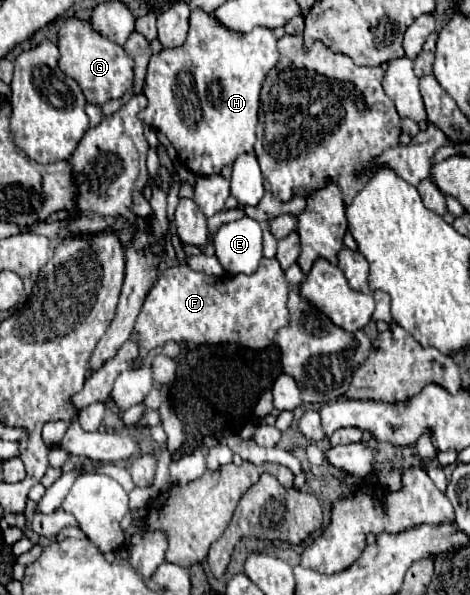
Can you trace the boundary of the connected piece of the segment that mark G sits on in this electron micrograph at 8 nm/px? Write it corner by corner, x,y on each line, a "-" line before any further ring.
75,16
61,20
57,38
57,46
61,52
61,72
65,72
79,84
87,102
103,106
109,100
121,98
133,86
133,58
123,50
123,46
97,32
89,20
79,20

